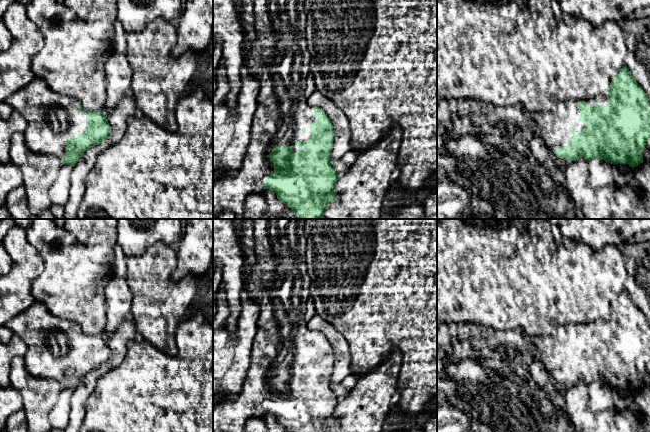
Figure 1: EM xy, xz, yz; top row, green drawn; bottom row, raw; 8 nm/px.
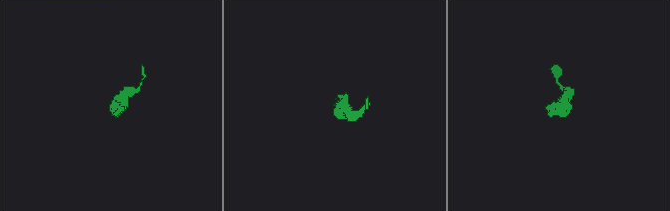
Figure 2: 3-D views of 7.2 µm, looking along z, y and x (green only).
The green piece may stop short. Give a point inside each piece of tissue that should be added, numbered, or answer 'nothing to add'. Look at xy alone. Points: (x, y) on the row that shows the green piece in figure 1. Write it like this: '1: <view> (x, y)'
1: xy (52, 118)

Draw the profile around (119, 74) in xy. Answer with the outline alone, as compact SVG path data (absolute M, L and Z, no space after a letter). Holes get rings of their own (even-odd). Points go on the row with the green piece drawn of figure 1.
M112 52L105 64L107 99L104 115L108 115L131 89L133 70L125 54Z

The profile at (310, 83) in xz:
M310 73L308 77L306 78L306 87L304 90L304 96L306 98L309 98L315 90L316 90L315 81L312 74Z

